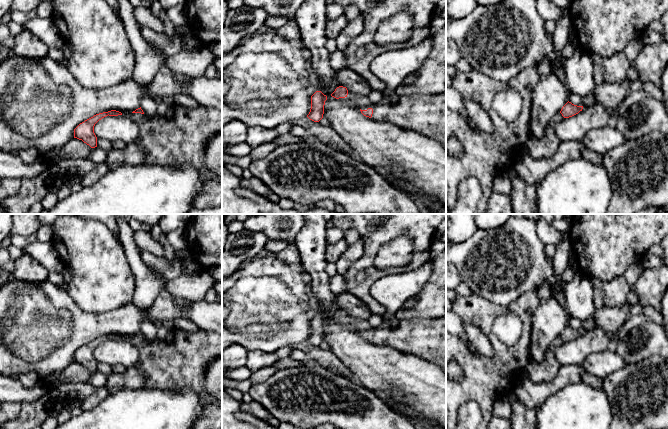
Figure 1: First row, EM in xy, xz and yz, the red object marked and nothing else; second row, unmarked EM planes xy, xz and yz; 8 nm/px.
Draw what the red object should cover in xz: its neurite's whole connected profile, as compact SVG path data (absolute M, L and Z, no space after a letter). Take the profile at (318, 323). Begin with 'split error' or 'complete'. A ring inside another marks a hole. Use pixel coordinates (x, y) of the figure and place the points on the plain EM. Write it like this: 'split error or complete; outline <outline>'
complete; outline M316 315L311 320L311 333L307 339L310 344L319 346L323 342L324 329L326 324L327 320L324 319L321 315Z

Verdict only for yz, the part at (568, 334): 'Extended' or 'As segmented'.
Extended

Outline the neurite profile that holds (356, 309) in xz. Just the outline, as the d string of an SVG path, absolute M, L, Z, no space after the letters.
M345 292L336 295L336 306L348 314L348 321L368 320L372 315L368 305L355 295Z

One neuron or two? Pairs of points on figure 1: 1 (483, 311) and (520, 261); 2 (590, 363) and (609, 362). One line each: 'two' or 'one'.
1: two
2: one

